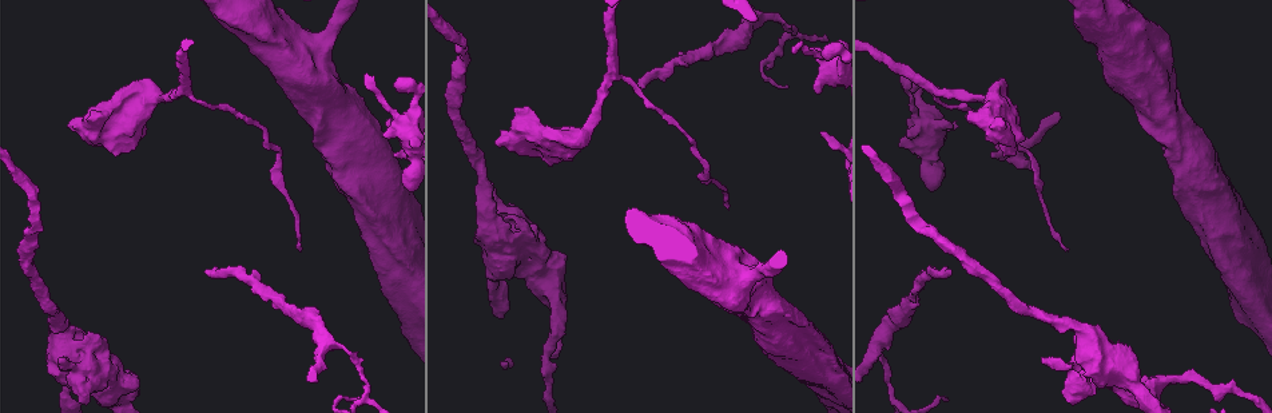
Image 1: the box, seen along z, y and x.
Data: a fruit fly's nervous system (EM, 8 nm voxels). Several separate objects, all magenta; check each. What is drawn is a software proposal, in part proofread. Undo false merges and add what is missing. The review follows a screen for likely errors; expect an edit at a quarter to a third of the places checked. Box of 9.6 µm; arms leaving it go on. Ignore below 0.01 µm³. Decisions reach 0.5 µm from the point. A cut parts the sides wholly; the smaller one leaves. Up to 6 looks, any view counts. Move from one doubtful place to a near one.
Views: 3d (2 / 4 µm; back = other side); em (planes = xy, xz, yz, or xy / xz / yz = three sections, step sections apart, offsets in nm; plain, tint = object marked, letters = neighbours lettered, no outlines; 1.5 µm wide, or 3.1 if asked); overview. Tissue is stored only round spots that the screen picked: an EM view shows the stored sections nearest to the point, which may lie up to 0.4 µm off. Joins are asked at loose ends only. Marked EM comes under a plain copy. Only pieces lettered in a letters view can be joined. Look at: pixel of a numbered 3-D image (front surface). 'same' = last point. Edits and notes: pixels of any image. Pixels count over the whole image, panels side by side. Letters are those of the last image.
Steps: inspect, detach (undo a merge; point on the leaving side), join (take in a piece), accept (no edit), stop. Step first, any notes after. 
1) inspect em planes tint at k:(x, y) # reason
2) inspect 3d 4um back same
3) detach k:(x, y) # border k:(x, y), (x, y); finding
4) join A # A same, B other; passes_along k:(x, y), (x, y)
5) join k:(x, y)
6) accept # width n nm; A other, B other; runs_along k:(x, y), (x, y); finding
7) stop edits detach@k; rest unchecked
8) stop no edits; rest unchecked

inspect em xy step 4 letters at 1:(104, 386) # thick end

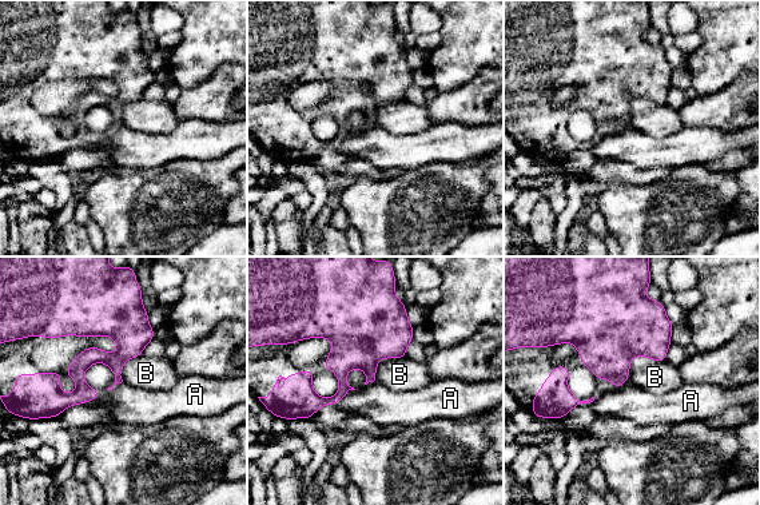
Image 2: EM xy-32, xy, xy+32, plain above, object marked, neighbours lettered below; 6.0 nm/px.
accept # A other, B other; border 2:(665, 360), (635, 356), (627, 381); none of them fits

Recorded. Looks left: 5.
inspect 3d 2um at 1:(950, 270) # free end

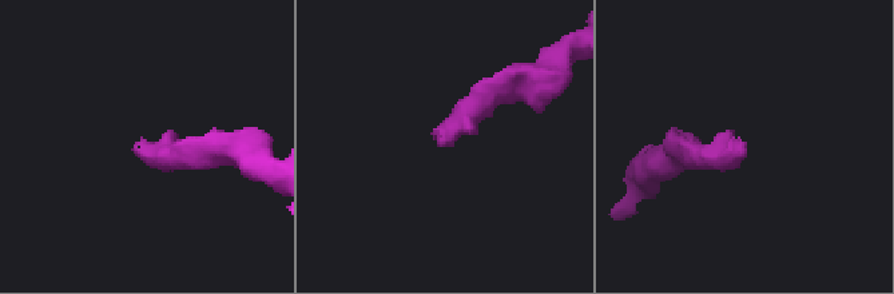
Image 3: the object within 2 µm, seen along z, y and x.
inspect em xy step 4 letters at 3:(739, 137)

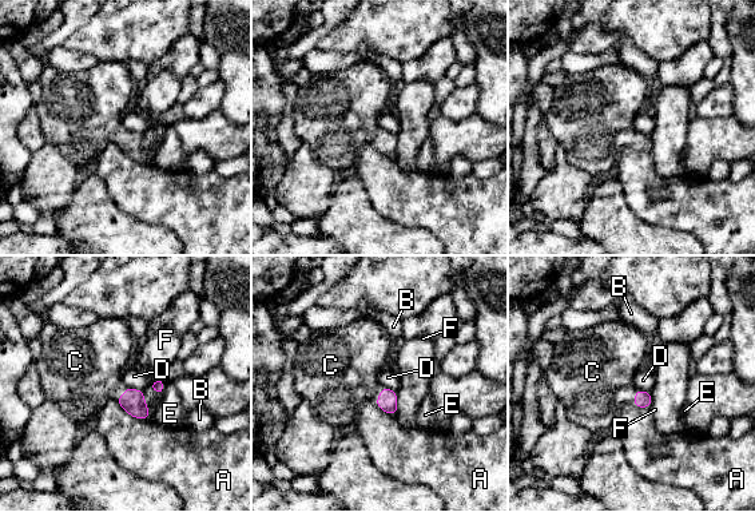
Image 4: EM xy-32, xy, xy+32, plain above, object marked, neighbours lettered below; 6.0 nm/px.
inspect em planes letters same # another direction

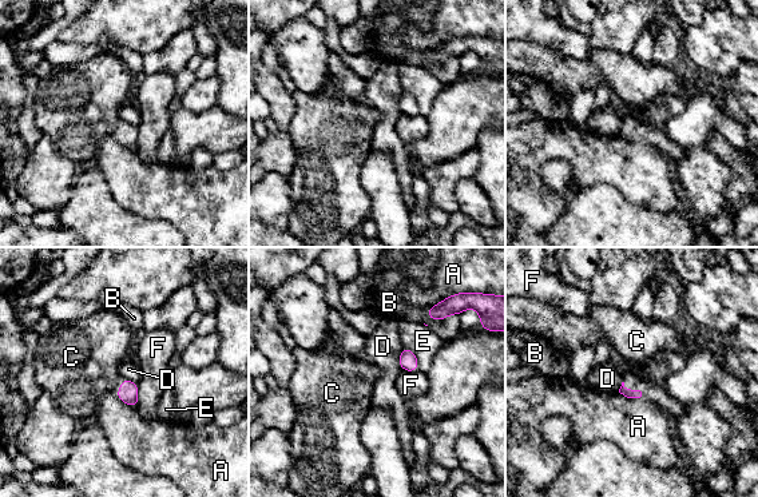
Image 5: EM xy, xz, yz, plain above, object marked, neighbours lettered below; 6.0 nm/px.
join C # A other, B other, C same, D other, E other, F other; passes_along 5:(628, 393), (633, 390), (635, 349); the neuron continues

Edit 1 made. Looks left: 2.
inspect 3d 2um at 1:(386, 124) # free end

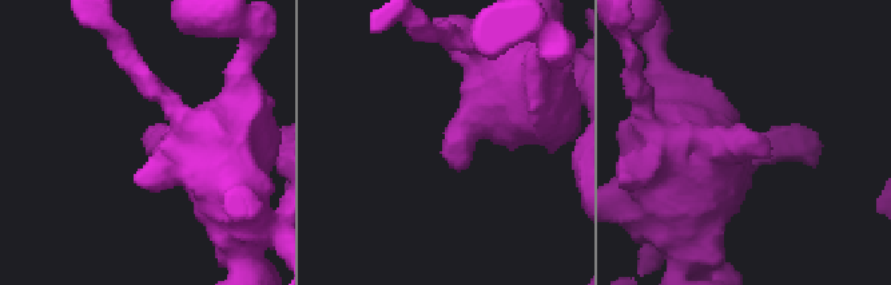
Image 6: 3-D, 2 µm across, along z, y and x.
inspect em planes letters at 6:(459, 169) # now the EM

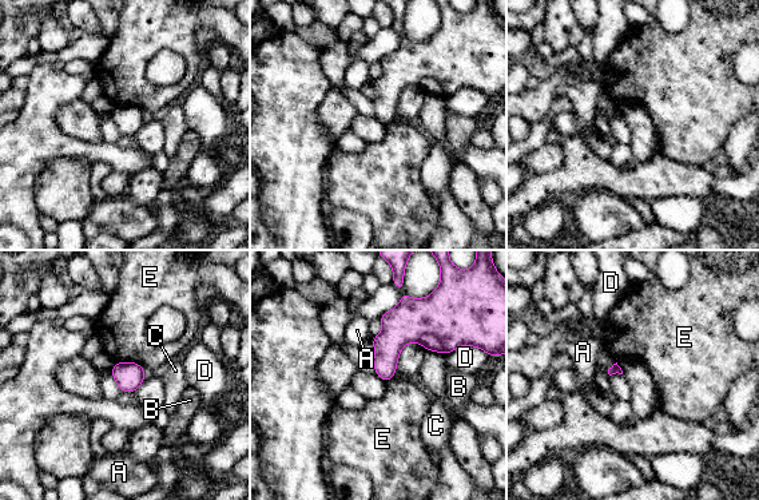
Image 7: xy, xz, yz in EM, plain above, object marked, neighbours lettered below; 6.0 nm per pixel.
accept # A other, B other, C other, D other, E other; border 7:(115, 361), (135, 361), (142, 366); no lettered piece goes on from it

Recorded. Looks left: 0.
stop edits join@5; rest unchecked

